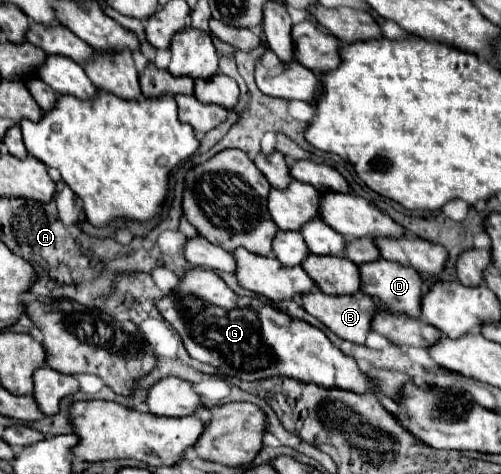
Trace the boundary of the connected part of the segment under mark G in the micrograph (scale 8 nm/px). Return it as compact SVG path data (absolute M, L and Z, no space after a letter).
M187 270L179 286L155 300L155 306L181 336L189 356L219 368L227 378L251 382L269 376L289 376L323 388L353 392L369 392L375 388L375 384L357 368L357 362L335 348L323 330L305 320L291 318L259 298L237 296L211 270Z

